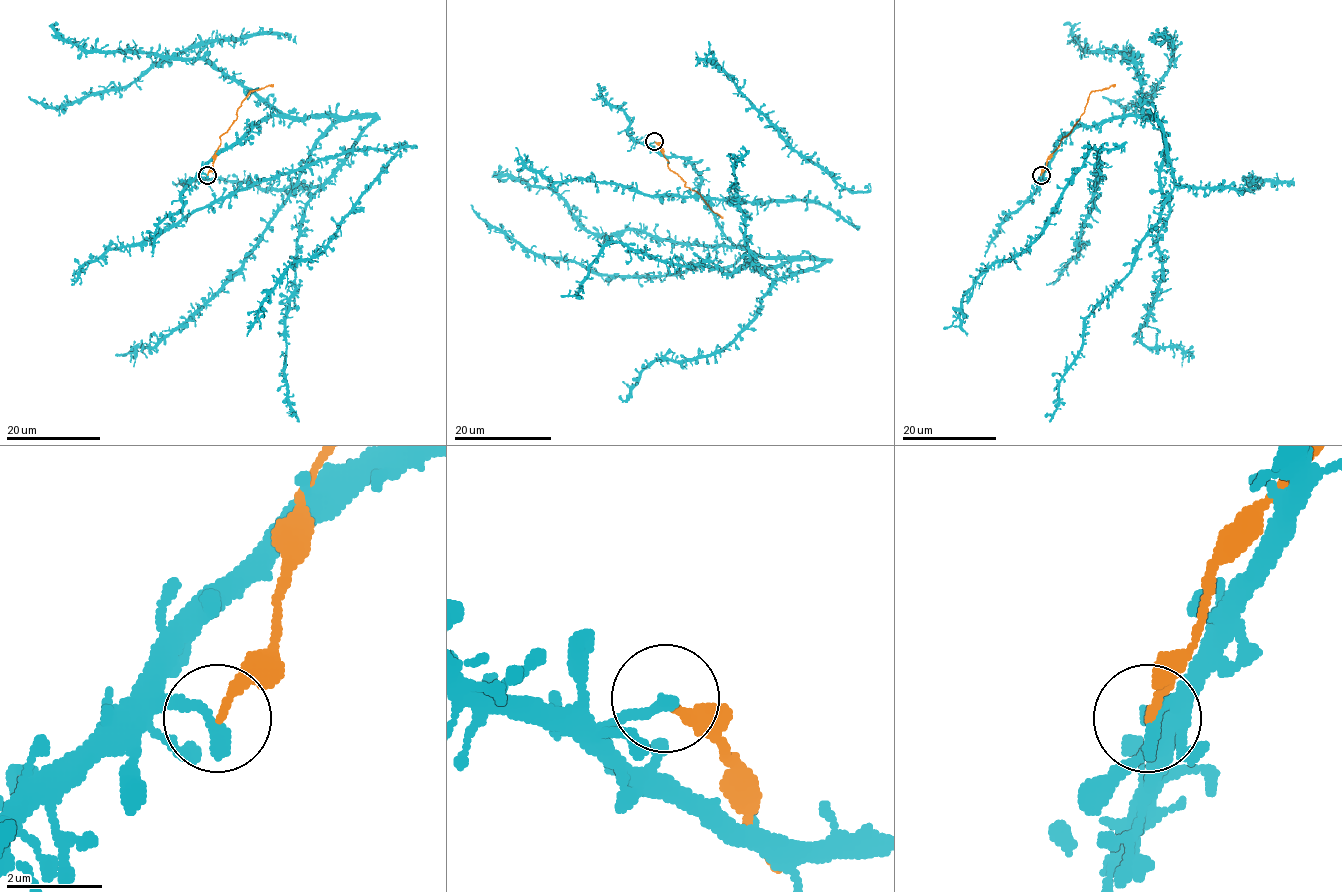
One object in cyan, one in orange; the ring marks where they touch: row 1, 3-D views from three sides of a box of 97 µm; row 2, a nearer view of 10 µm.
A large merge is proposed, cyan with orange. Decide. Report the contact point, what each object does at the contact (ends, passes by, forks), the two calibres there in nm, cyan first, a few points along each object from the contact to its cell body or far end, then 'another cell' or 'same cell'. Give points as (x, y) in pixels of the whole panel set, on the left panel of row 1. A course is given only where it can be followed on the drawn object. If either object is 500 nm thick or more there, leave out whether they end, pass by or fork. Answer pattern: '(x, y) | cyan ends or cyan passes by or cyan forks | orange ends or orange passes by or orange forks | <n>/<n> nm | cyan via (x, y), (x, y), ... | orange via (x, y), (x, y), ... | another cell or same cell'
(207, 175) | cyan ends | orange ends | 320/180 nm | cyan via (207, 175), (204, 167), (264, 118), (372, 119), (301, 224), (285, 379), (299, 422) | orange via (207, 175), (212, 167), (220, 137), (236, 118), (237, 109), (247, 96), (273, 84) | another cell

